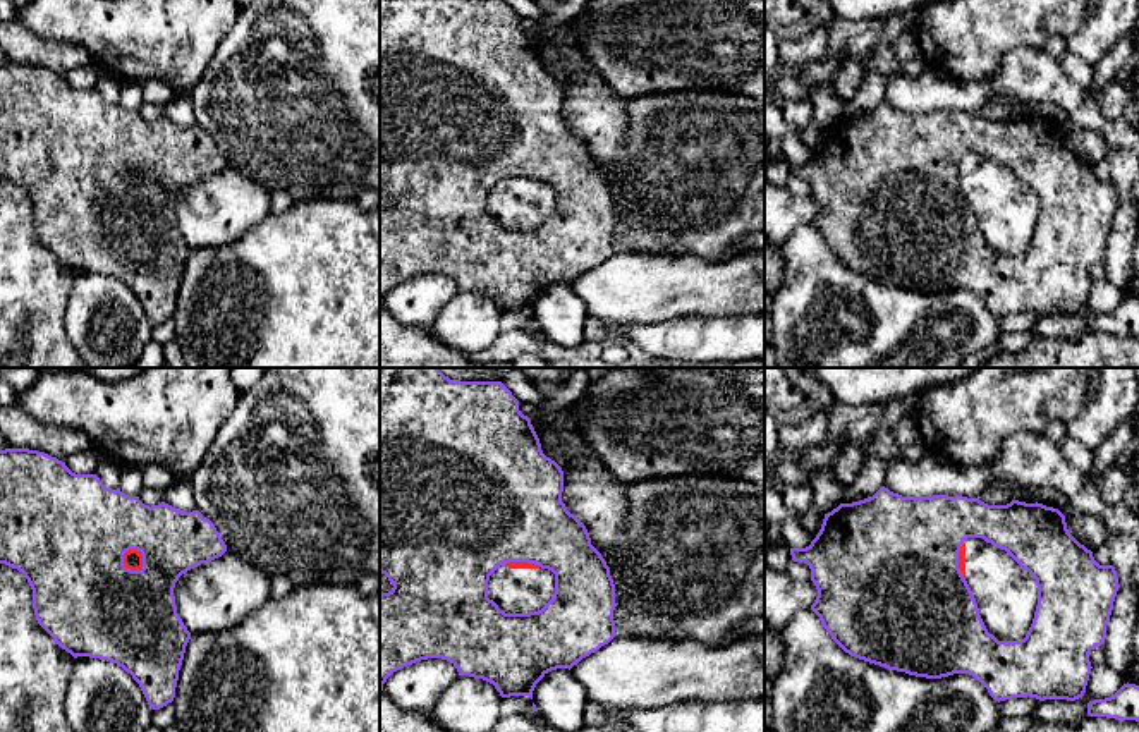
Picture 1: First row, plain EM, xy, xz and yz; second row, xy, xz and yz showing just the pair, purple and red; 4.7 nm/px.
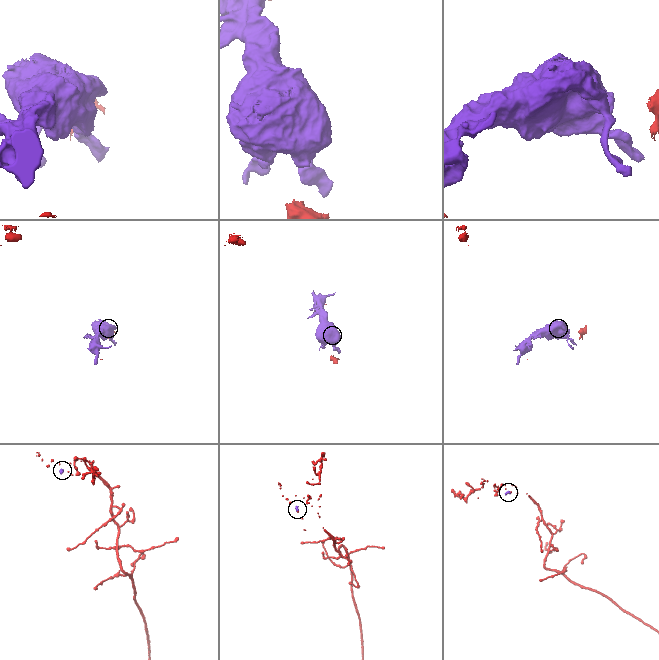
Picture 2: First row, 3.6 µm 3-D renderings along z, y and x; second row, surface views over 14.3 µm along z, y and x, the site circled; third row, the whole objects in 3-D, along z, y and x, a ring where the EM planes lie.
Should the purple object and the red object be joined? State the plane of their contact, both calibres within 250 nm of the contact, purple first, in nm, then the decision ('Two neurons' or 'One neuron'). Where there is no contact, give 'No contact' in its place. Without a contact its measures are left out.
Touches purple in xy. Thickness 480 nm (purple) against 90 nm. Two neurons

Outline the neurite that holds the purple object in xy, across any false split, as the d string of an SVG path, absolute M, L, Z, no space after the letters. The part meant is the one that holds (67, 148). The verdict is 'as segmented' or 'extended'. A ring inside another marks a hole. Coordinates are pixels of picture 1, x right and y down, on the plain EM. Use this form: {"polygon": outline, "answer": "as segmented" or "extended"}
{"polygon": "M5 64L0 65L0 179L17 184L27 194L33 204L33 223L38 239L53 253L53 256L70 268L74 273L89 271L100 273L122 282L139 299L148 320L160 325L174 316L179 296L179 285L184 275L186 261L191 247L177 229L174 203L182 189L208 179L227 167L227 160L216 146L215 139L206 134L199 125L182 127L165 117L158 120L144 120L139 112L129 112L120 103L107 103L96 89L76 89L65 77L45 67L29 64ZM137 165L143 170L143 184L131 186L124 180L124 168Z", "answer": "as segmented"}

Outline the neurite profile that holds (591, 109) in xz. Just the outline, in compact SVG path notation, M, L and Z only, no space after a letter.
M569 22L529 34L536 50L558 48L558 64L565 70L562 117L586 141L591 160L605 174L617 201L620 194L617 160L624 155L627 139L625 100L586 64Z

